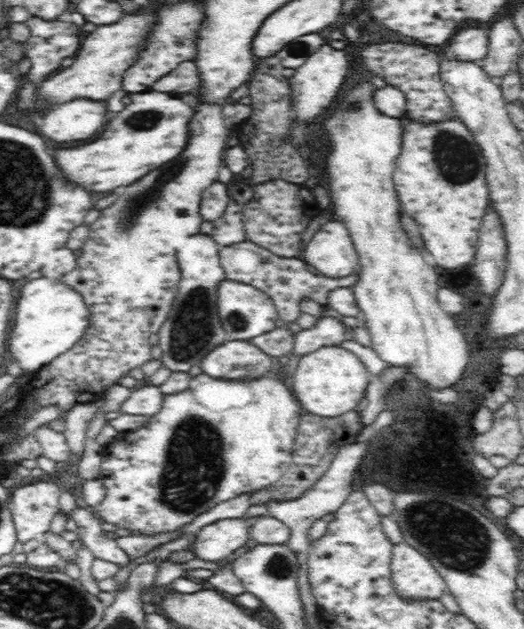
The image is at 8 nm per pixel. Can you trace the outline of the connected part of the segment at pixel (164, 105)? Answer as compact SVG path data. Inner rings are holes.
M142 92L129 94L132 99L116 118L112 118L104 132L86 146L56 148L58 166L62 166L65 178L78 182L92 192L110 192L118 186L128 186L146 176L150 170L156 170L160 164L174 160L186 146L188 140L188 122L196 112L192 104L185 102L181 95L164 94L164 92ZM144 116L154 116L154 124L142 128Z

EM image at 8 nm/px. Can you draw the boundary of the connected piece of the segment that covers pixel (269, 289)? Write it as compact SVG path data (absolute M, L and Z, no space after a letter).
M248 240L223 246L219 250L224 277L228 281L242 282L262 290L275 304L279 318L286 322L294 322L301 313L299 307L302 298L311 298L318 304L328 305L328 293L339 287L353 288L358 283L359 269L344 278L328 278L314 275L308 271L308 264L302 258L282 258L267 248L255 245Z

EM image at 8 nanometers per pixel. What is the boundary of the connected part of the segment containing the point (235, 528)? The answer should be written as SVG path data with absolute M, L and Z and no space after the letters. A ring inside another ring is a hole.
M222 519L214 524L201 528L192 543L190 550L193 556L206 562L222 562L244 546L249 537L249 526L252 519Z

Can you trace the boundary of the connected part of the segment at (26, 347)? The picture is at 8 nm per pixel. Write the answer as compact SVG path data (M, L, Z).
M36 276L36 280L26 282L16 306L16 320L10 332L10 354L25 373L38 371L42 364L52 362L57 356L72 348L86 332L86 303L77 290L70 290L58 278Z

